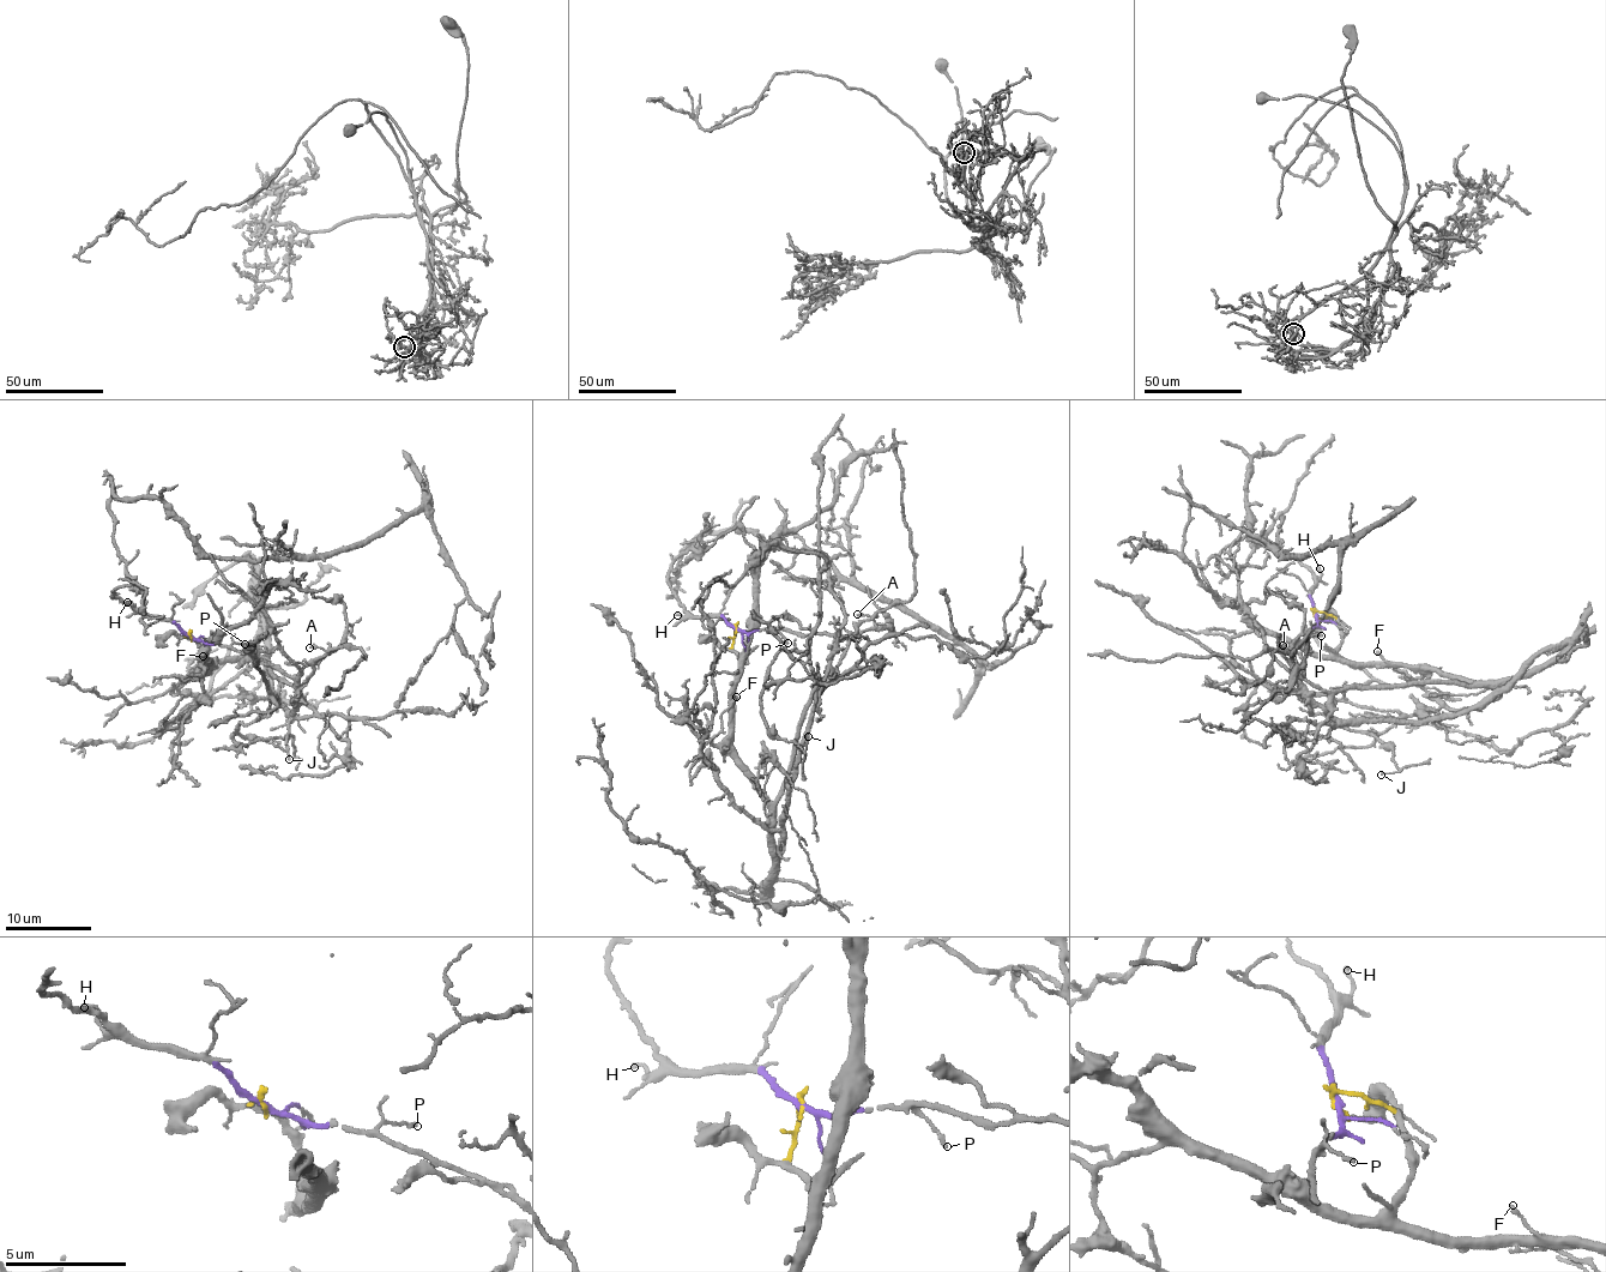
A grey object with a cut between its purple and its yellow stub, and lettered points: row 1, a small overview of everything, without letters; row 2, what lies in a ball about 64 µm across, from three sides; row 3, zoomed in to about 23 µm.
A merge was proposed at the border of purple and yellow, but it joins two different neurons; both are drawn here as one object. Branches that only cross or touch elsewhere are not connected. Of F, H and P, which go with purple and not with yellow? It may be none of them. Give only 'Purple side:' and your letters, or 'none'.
Purple side: H, P

